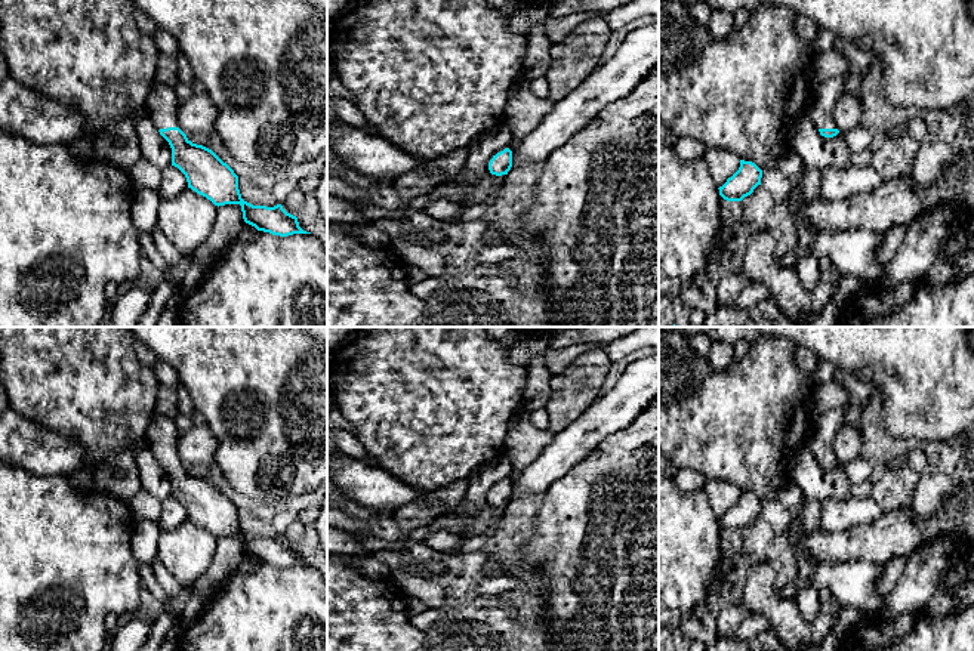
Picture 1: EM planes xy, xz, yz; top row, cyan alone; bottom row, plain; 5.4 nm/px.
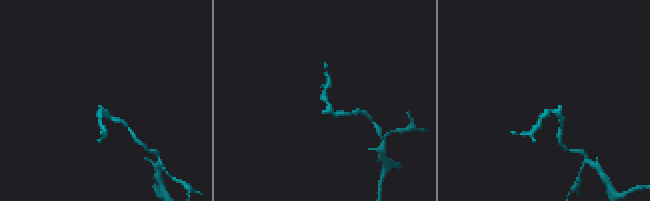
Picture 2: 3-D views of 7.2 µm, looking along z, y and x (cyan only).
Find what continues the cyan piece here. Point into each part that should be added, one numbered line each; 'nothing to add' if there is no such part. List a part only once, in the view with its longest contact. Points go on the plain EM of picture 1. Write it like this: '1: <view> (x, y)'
1: xy (162, 435)

